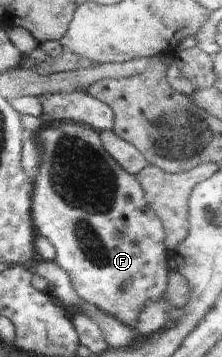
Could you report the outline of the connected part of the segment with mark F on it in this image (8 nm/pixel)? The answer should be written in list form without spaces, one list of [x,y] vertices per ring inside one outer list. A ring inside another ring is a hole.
[[[66,122],[59,123],[50,126],[46,126],[48,129],[39,129],[35,132],[42,143],[42,163],[40,163],[40,173],[34,181],[34,195],[32,195],[32,221],[34,225],[38,227],[38,233],[42,233],[42,237],[46,237],[55,251],[55,262],[68,274],[70,281],[72,282],[72,287],[76,290],[76,293],[82,297],[86,303],[90,305],[95,305],[98,309],[103,312],[114,316],[118,321],[125,323],[126,325],[134,328],[134,321],[140,313],[140,309],[146,305],[146,301],[154,301],[154,299],[160,299],[164,295],[167,283],[168,283],[168,257],[166,257],[166,244],[164,227],[160,217],[148,207],[146,199],[144,199],[144,191],[142,187],[138,185],[138,181],[128,175],[126,171],[122,171],[118,167],[118,163],[110,157],[110,154],[104,145],[102,145],[102,140],[100,139],[100,134],[89,126],[85,126],[79,123]]]

